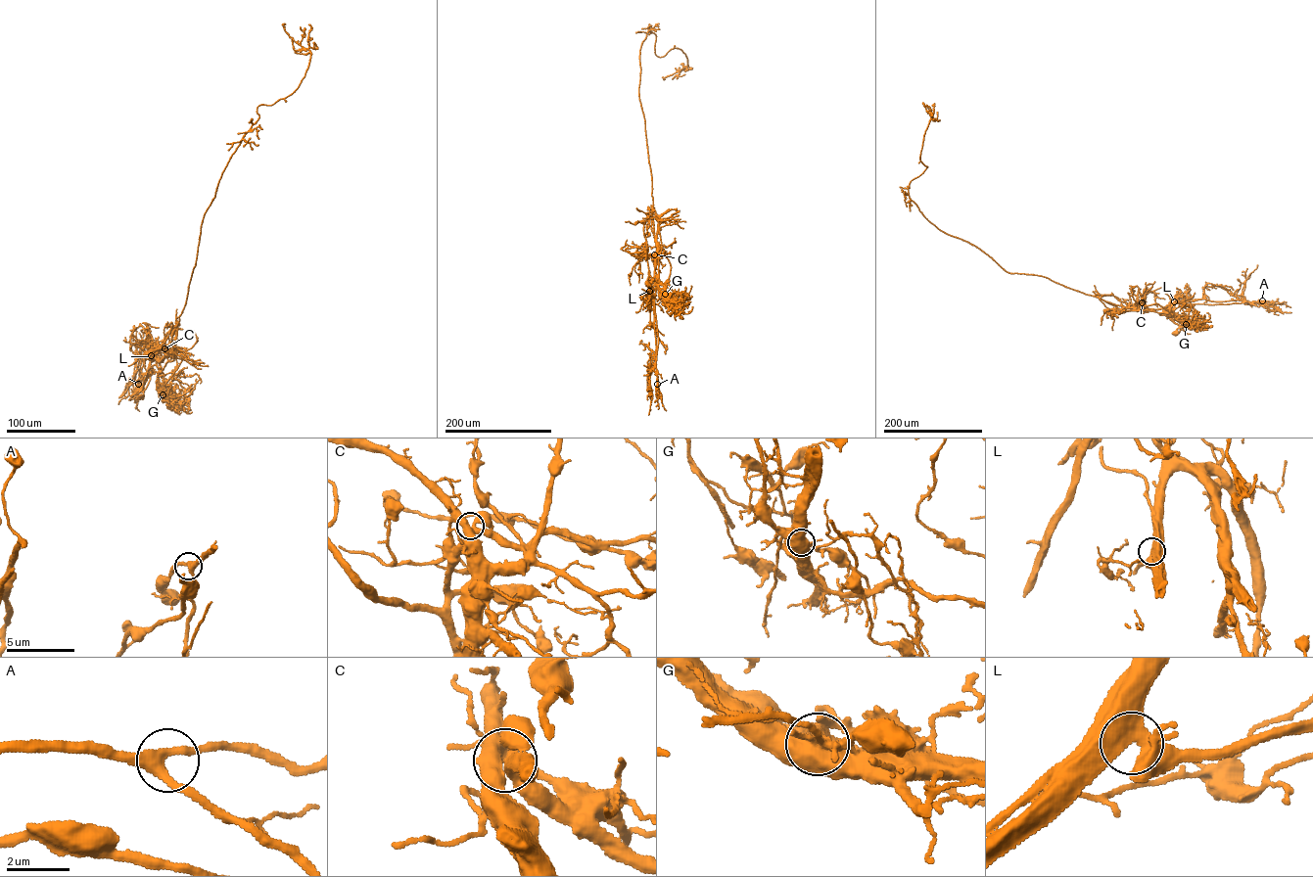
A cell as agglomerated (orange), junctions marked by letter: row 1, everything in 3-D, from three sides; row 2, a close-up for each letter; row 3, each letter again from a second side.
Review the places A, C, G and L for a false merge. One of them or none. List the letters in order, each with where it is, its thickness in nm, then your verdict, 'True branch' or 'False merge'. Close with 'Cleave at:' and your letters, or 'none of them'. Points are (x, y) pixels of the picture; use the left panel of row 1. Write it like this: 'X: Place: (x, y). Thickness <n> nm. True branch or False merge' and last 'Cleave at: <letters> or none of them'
A: Place: (138, 384). Thickness 320 nm. True branch
C: Place: (164, 348). Thickness 440 nm. True branch
G: Place: (163, 394). Thickness 600 nm. False merge
L: Place: (151, 355). Thickness 440 nm. True branch
Cleave at: G

